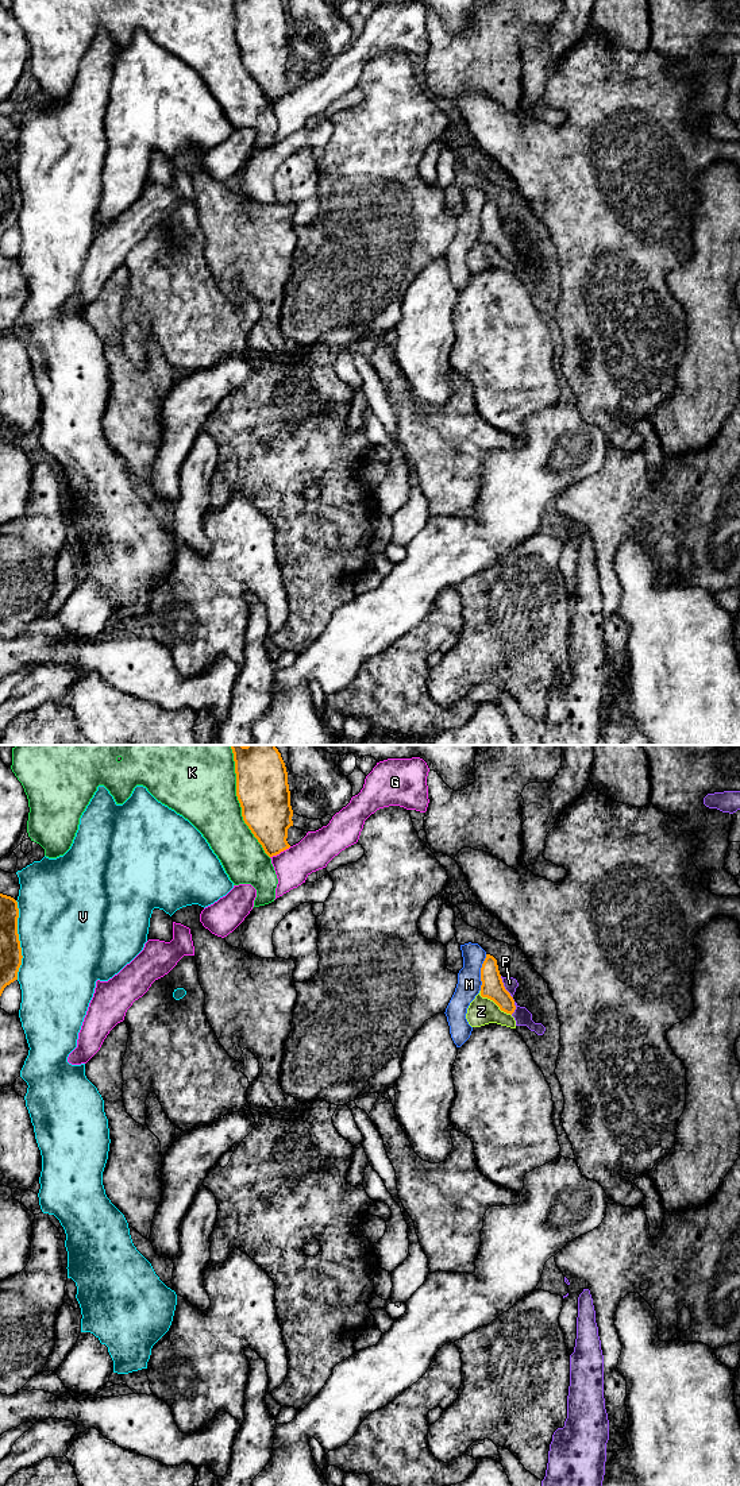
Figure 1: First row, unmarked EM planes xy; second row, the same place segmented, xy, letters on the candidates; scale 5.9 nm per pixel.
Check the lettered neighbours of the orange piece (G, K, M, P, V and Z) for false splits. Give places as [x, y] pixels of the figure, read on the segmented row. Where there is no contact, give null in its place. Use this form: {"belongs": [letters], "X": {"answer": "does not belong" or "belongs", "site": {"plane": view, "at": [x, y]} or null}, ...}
{"belongs": [], "G": {"answer": "does not belong", "site": {"plane": "xy", "at": [280, 852]}}, "K": {"answer": "does not belong", "site": {"plane": "xy", "at": [239, 802]}}, "M": {"answer": "does not belong", "site": {"plane": "xy", "at": [481, 972]}}, "P": {"answer": "does not belong", "site": {"plane": "xy", "at": [509, 995]}}, "V": {"answer": "does not belong", "site": {"plane": "xy", "at": [18, 940]}}, "Z": {"answer": "does not belong", "site": {"plane": "xy", "at": [494, 1002]}}}

